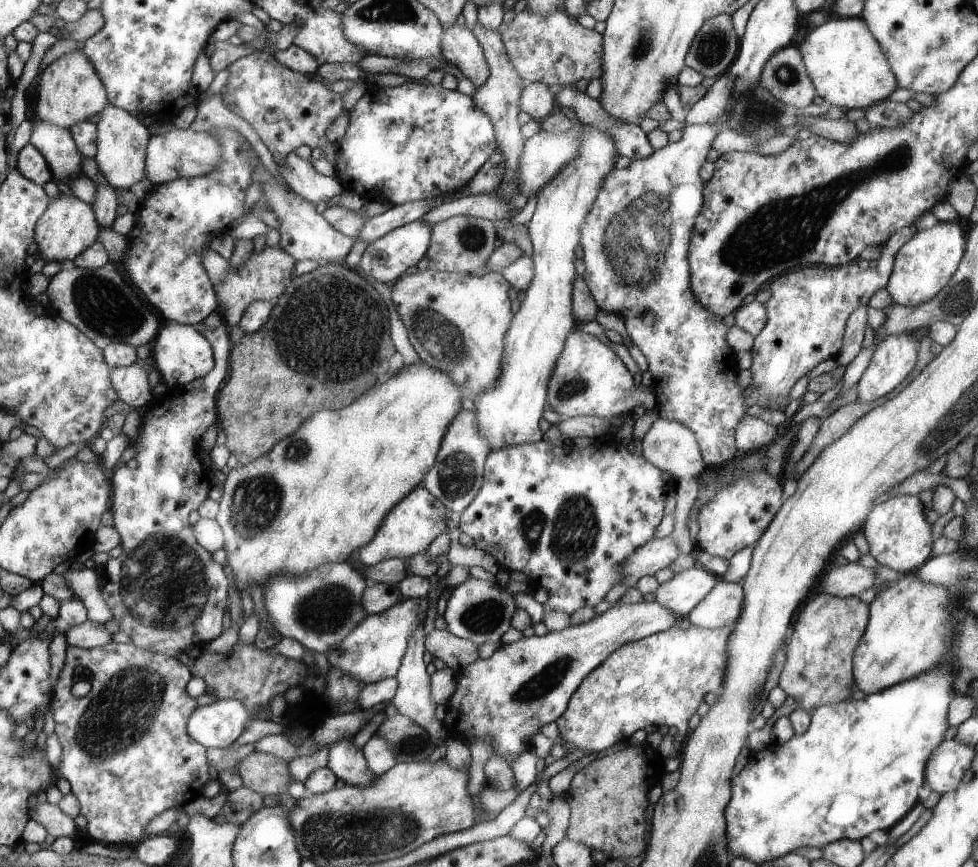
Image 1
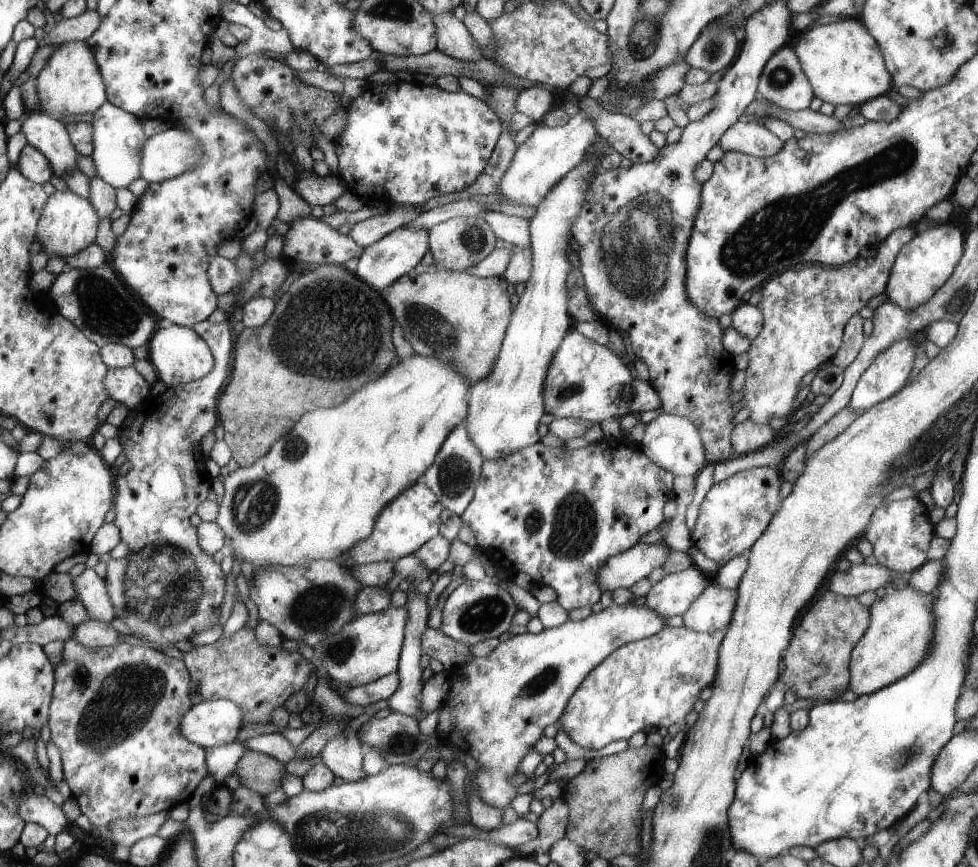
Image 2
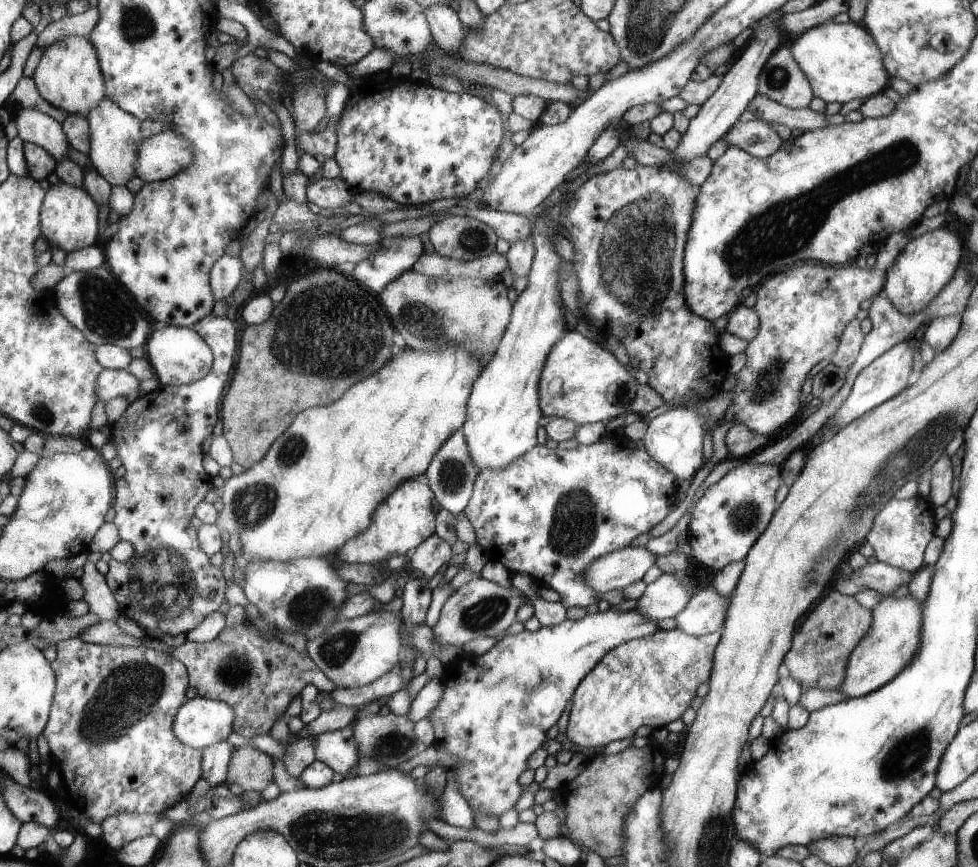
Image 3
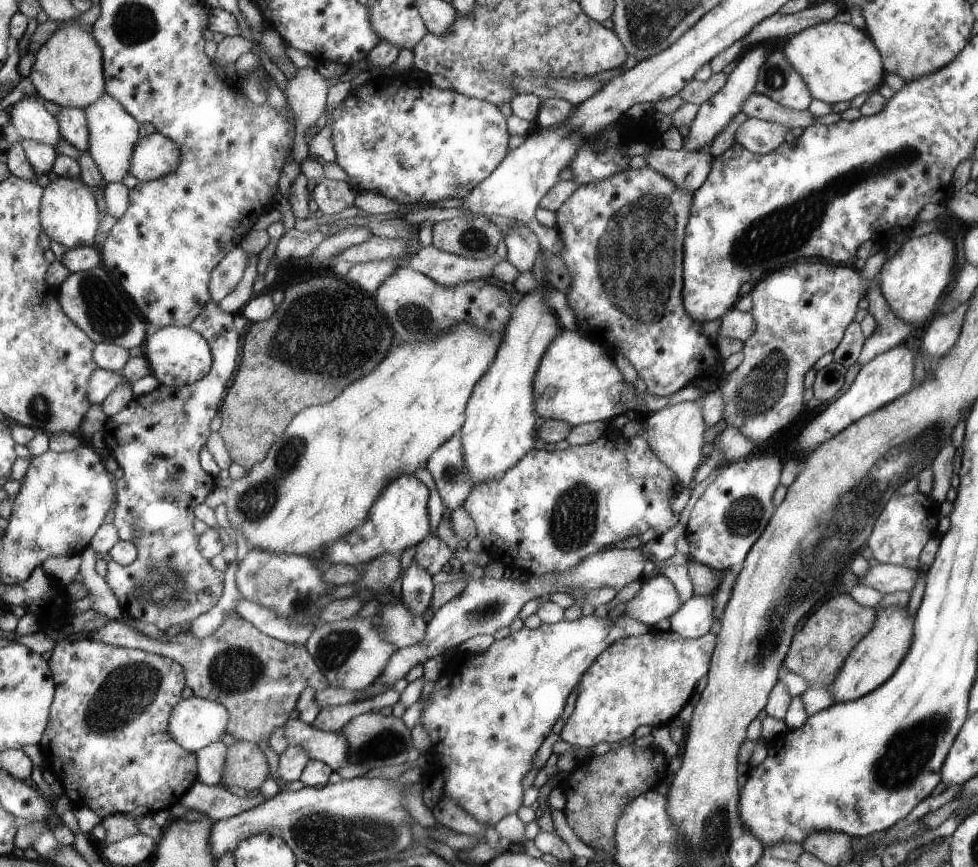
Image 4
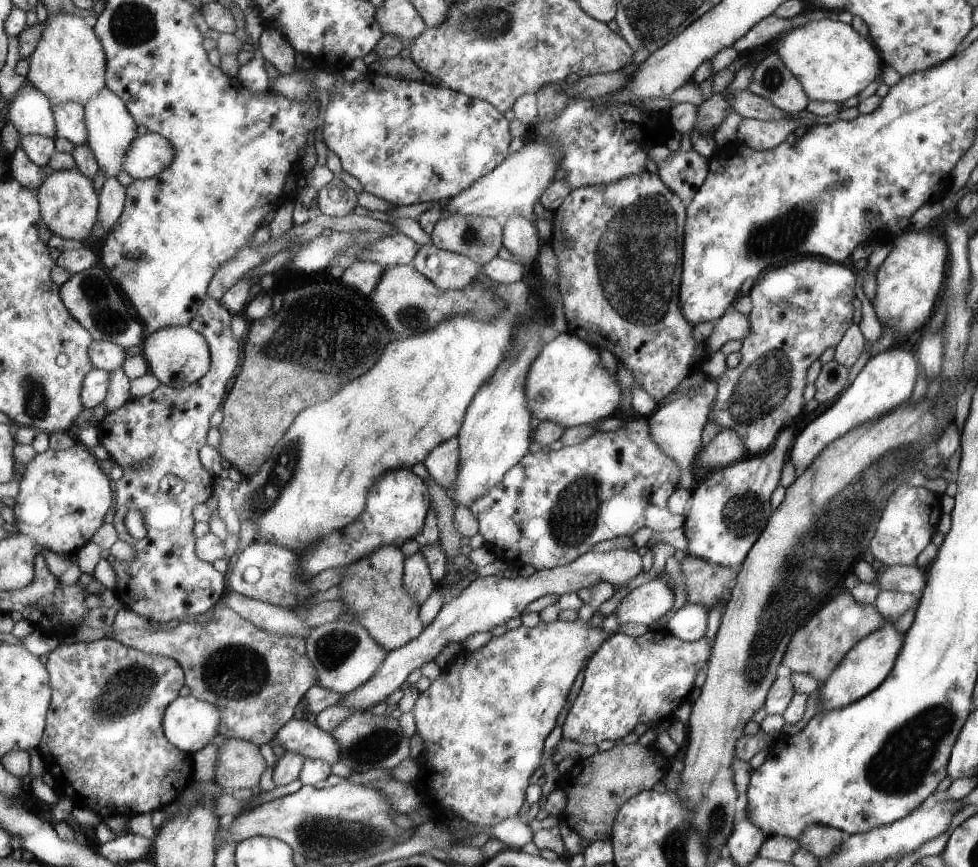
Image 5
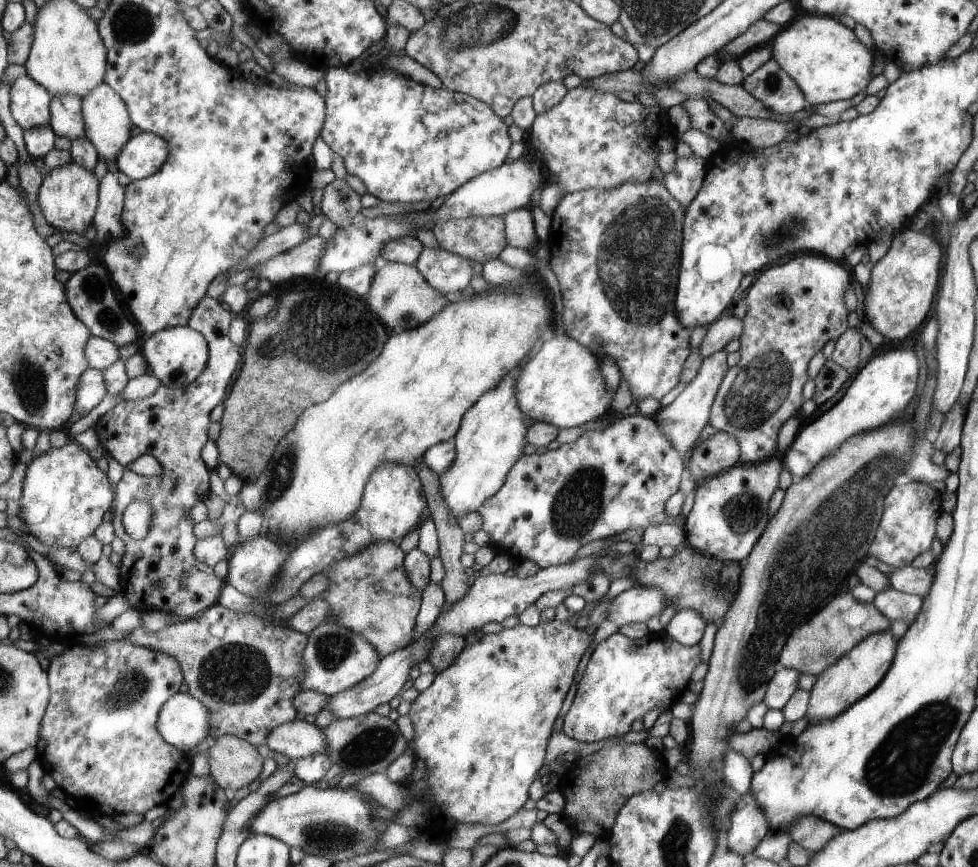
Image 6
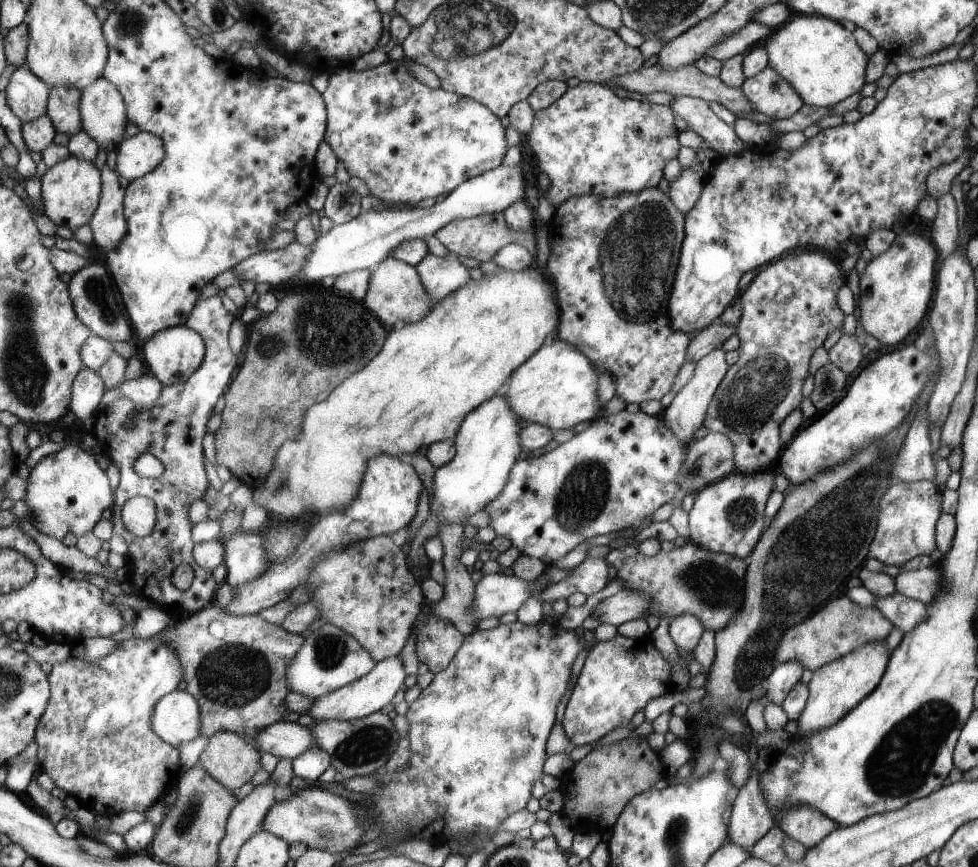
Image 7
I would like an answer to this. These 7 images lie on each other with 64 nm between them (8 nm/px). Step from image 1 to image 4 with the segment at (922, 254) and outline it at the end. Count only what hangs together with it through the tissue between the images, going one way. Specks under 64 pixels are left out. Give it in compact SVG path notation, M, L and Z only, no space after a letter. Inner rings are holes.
M932 231L923 236L907 238L900 247L884 260L879 272L879 288L892 313L909 324L919 324L937 308L937 298L951 284L951 272L956 260L955 242Z

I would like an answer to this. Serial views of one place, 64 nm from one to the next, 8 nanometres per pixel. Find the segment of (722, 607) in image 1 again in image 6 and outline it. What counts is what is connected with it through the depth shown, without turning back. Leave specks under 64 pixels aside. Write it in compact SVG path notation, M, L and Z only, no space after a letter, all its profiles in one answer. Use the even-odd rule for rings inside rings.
M692 608L679 609L665 624L664 632L683 646L693 646L702 637L706 620Z

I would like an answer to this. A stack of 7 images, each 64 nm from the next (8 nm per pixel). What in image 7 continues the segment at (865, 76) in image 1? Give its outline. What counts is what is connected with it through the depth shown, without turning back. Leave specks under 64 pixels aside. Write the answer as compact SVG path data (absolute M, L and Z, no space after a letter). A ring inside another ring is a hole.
M792 14L782 25L771 31L761 46L767 52L768 65L776 70L781 78L784 78L797 91L797 94L800 94L805 104L830 107L851 96L853 92L858 92L863 86L867 55L860 49L853 33L833 19Z

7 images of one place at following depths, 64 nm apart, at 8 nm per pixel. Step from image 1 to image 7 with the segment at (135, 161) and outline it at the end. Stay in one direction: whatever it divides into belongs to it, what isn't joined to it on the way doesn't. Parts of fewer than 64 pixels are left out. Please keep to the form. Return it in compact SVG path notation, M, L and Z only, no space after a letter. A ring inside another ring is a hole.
M103 76L83 91L80 111L83 129L114 158L125 136L125 102L121 91Z

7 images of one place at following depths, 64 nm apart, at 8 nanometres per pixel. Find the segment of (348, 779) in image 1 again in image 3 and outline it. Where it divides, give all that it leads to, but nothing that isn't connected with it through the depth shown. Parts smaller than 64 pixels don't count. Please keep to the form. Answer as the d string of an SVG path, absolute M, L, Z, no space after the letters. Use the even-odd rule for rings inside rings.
M352 724L315 736L314 758L325 763L333 772L347 777L358 763L359 750L352 735Z

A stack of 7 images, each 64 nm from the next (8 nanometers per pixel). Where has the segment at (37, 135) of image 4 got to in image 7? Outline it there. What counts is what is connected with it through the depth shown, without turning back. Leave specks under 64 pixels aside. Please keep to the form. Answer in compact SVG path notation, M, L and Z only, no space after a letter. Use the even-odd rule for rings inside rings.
M27 63L16 67L6 89L13 112L24 124L48 112L52 88L39 79Z

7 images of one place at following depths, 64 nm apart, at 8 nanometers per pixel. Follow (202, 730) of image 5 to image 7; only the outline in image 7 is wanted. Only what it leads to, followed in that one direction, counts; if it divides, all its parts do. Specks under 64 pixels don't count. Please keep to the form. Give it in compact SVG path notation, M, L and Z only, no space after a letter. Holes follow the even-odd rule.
M173 689L153 707L152 730L171 746L181 746L200 734L200 705L186 690Z

